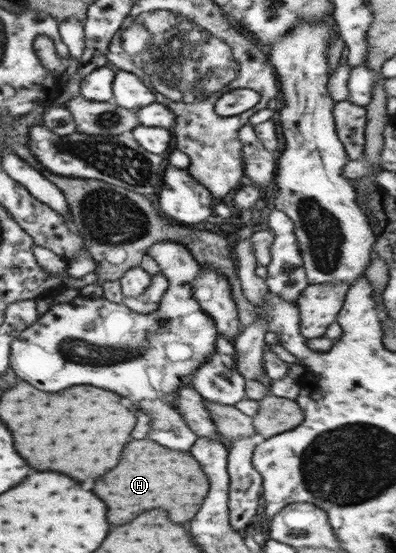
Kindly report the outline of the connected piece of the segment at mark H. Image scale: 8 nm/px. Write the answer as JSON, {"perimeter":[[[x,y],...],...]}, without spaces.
{"perimeter":[[[131,440],[123,448],[119,464],[113,470],[109,470],[107,474],[103,474],[101,478],[97,478],[91,490],[109,506],[107,508],[107,522],[109,524],[121,526],[121,524],[129,522],[131,518],[135,518],[135,514],[139,514],[141,510],[149,510],[149,508],[163,508],[173,522],[183,522],[183,520],[193,518],[193,514],[199,510],[199,504],[203,502],[205,492],[207,492],[207,478],[201,474],[199,464],[189,454],[165,450],[163,446],[159,446],[151,440]]]}

